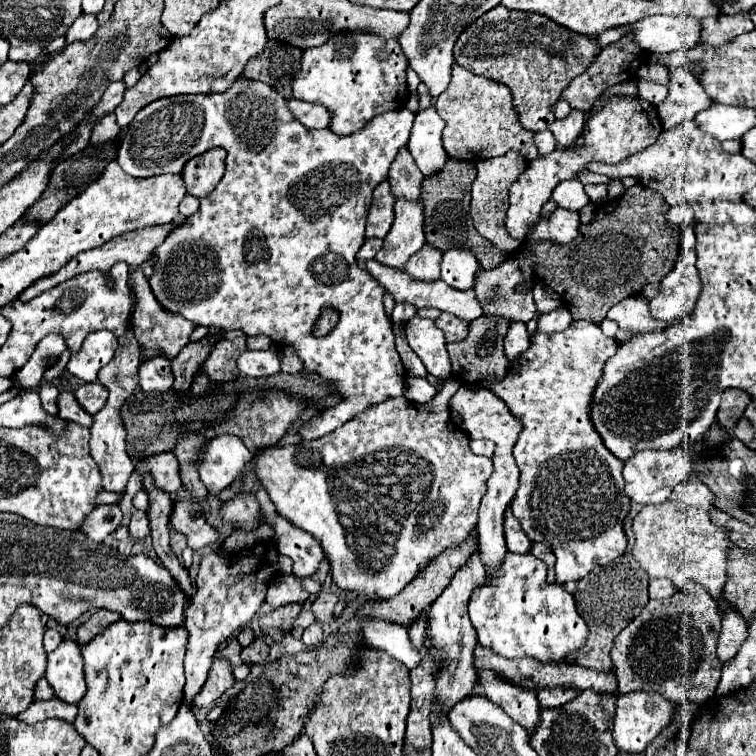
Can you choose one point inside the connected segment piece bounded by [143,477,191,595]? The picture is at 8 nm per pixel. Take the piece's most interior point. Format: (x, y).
(159, 502)

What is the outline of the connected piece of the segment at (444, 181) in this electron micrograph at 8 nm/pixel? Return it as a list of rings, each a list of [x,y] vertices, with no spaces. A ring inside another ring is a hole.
[[[447,159],[445,167],[439,173],[425,177],[421,181],[421,199],[425,205],[425,237],[427,237],[427,243],[435,245],[441,251],[449,247],[467,247],[475,251],[475,257],[483,269],[493,269],[493,267],[499,267],[505,259],[509,259],[511,253],[485,241],[485,237],[481,237],[477,229],[473,227],[473,219],[469,215],[473,177],[475,177],[473,163]]]

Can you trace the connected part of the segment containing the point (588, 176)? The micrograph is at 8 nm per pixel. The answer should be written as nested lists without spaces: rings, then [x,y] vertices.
[[[581,171],[575,179],[579,179],[583,185],[587,185],[587,183],[609,183],[609,181],[611,181],[609,177],[595,175],[595,173],[591,173],[591,171]]]

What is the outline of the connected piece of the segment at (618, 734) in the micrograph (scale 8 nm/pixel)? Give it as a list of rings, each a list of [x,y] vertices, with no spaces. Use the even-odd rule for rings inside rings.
[[[645,691],[619,695],[617,711],[615,711],[615,719],[613,719],[613,739],[615,739],[617,747],[627,753],[643,753],[647,749],[649,741],[653,741],[671,723],[675,709],[679,709],[679,713],[685,715],[687,719],[693,719],[695,713],[699,711],[699,705],[689,703],[689,701],[675,705],[675,703],[667,701],[665,697],[661,697],[659,693],[645,693]]]

